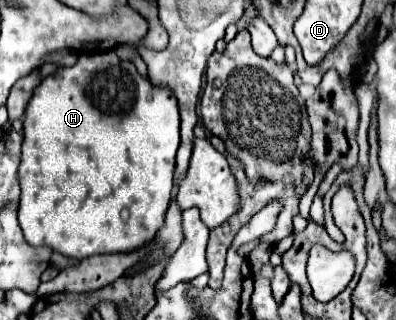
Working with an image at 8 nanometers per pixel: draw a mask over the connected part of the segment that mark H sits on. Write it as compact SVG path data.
M113 50L105 54L81 54L77 64L71 68L57 68L51 76L47 76L35 90L25 108L23 120L23 148L21 148L21 166L19 166L19 184L21 184L21 204L19 204L19 226L23 236L33 246L49 246L69 258L89 258L93 254L113 254L113 252L131 252L133 248L141 248L155 238L155 232L163 226L165 210L172 200L171 191L174 186L176 153L180 144L180 116L177 112L177 100L167 90L155 88L155 96L151 94L153 86L149 80L143 80L135 70L135 64L121 60Z

